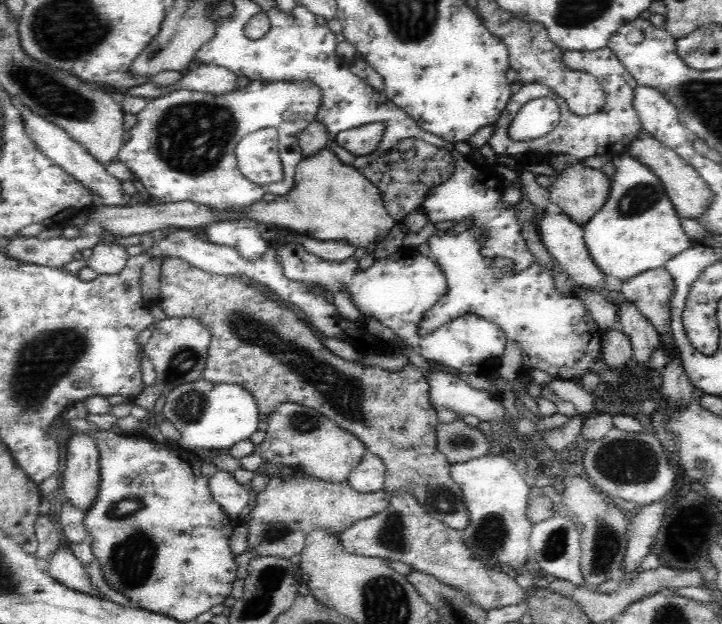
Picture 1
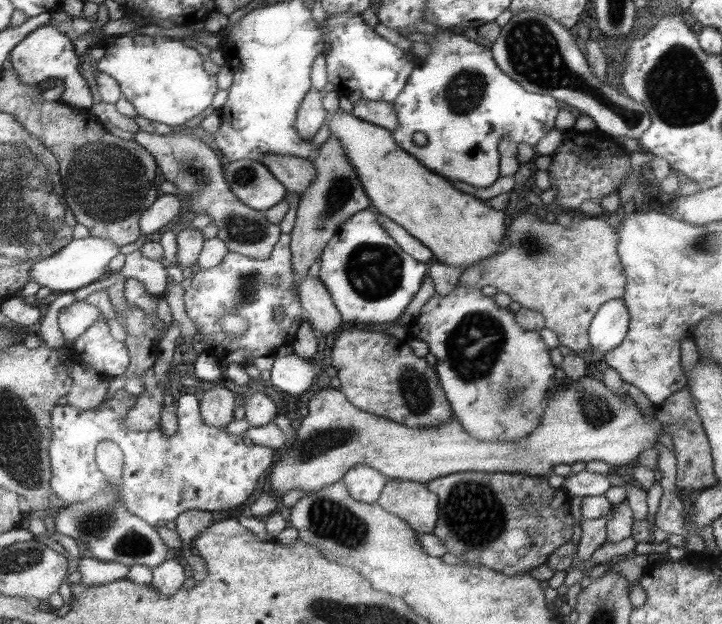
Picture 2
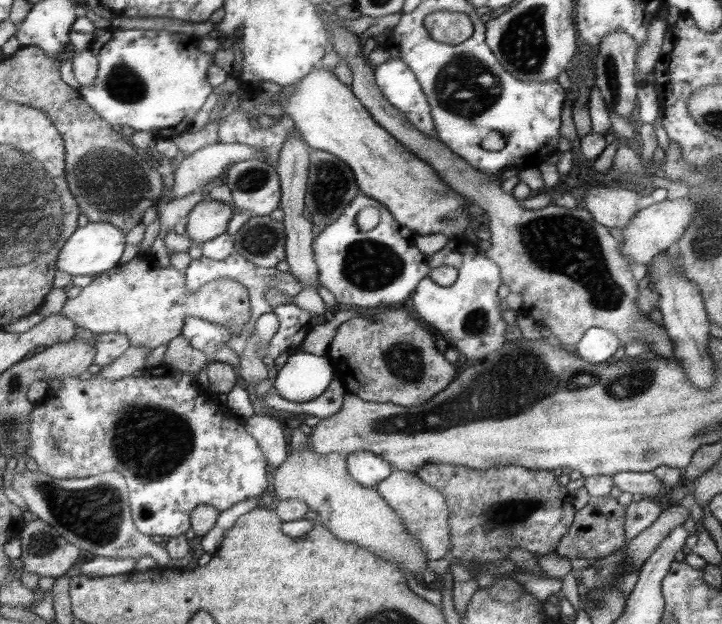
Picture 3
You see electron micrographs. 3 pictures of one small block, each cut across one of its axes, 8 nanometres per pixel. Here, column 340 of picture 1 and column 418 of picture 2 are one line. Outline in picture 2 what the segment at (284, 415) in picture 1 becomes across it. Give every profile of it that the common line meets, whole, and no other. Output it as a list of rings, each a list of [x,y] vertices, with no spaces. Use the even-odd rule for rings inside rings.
[[[588,376],[575,381],[566,378],[565,383],[561,383],[556,383],[556,390],[546,392],[548,394],[548,398],[544,400],[547,402],[546,410],[538,427],[517,443],[477,441],[477,438],[467,434],[453,413],[452,418],[438,426],[407,428],[406,425],[397,424],[393,420],[375,416],[375,413],[355,408],[339,388],[324,386],[310,396],[308,415],[300,419],[301,424],[291,446],[280,450],[279,460],[273,464],[266,486],[270,488],[270,492],[281,496],[293,488],[299,488],[305,496],[342,481],[343,476],[356,465],[370,467],[388,480],[399,479],[423,484],[455,472],[507,472],[547,476],[554,466],[559,464],[570,466],[575,462],[601,461],[609,466],[637,465],[638,454],[654,448],[657,433],[663,432],[662,426],[654,419],[654,413],[652,419],[643,419],[633,399],[627,395],[627,391],[624,394],[615,394],[602,381]]]

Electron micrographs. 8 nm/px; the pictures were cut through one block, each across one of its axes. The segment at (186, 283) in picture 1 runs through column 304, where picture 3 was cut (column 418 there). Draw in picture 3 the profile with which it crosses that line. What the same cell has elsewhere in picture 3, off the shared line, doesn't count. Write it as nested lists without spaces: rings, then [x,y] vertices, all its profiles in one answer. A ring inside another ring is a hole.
[[[396,306],[381,312],[375,321],[353,317],[337,327],[325,356],[353,395],[372,403],[421,406],[454,382],[456,370],[435,350],[433,334],[409,315]]]

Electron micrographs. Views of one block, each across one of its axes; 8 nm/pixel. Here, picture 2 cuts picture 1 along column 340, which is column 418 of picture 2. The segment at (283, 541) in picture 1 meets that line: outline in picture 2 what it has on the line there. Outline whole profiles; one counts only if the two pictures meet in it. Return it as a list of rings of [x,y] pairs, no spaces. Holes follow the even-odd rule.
[[[393,479],[386,482],[378,506],[405,521],[415,533],[431,533],[439,520],[438,498],[425,484]]]

